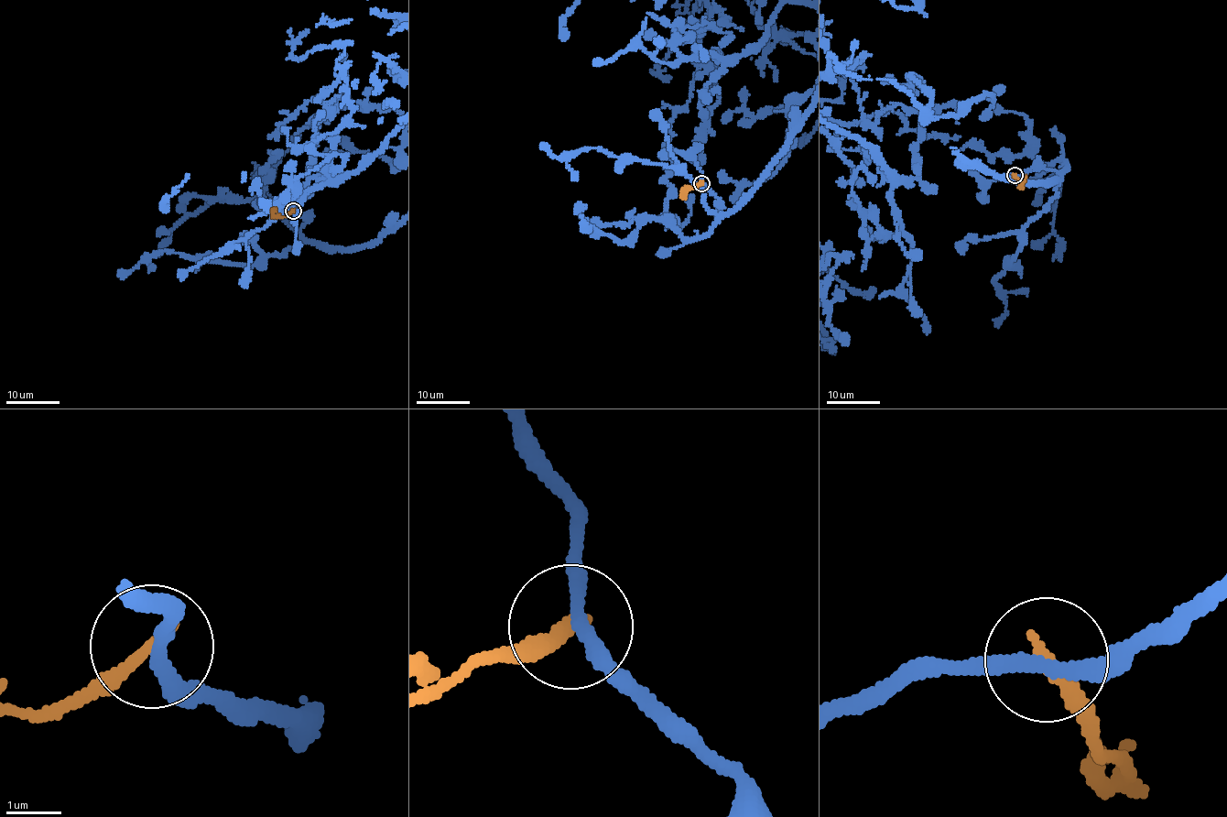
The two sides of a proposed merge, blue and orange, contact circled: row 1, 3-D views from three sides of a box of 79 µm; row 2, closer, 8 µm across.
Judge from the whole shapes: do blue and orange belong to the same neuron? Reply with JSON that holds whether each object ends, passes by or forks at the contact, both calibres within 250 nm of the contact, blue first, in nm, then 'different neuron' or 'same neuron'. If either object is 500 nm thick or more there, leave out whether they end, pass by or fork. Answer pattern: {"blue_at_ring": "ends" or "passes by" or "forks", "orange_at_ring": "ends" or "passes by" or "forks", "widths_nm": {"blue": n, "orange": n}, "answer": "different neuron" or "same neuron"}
{"blue_at_ring": "passes by", "orange_at_ring": "ends", "widths_nm": {"blue": 260, "orange": 280}, "answer": "different neuron"}

